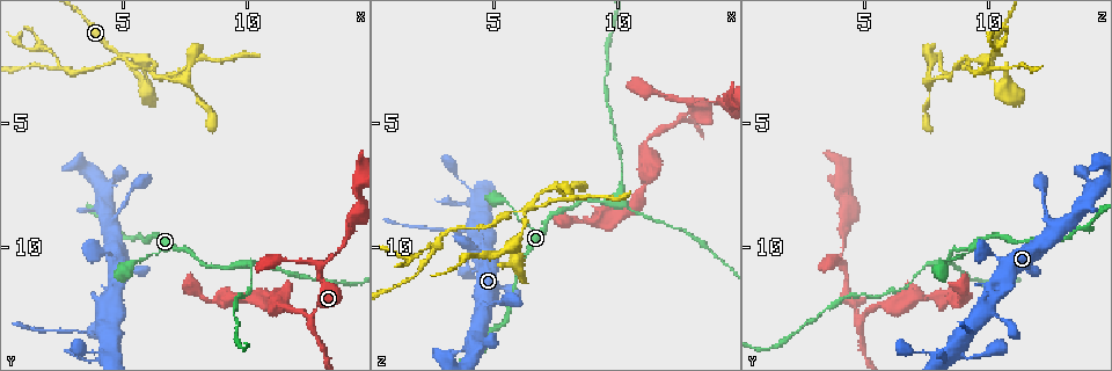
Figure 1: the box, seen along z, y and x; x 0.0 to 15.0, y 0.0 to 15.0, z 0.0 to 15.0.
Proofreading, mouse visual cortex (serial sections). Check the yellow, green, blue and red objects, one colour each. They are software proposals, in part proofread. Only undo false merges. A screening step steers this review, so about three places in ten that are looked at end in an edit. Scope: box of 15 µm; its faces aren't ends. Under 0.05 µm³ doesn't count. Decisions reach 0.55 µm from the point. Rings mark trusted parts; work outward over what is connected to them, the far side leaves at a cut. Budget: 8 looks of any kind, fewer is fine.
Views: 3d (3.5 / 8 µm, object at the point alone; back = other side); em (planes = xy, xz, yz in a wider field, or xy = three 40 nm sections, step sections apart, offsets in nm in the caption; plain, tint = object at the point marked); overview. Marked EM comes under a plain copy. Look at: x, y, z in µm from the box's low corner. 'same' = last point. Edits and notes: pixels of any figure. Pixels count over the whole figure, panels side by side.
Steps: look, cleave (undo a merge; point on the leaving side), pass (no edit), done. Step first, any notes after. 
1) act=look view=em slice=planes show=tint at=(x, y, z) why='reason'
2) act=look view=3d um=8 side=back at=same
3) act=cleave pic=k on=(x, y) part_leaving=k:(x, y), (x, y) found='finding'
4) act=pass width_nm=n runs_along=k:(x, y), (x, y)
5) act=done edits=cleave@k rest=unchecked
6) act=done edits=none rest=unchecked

act=look view=3d um=3.5 at=(12.5, 12.9, 4.8) why='calibre changes'

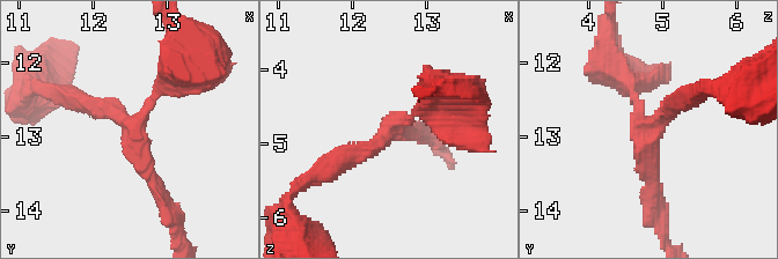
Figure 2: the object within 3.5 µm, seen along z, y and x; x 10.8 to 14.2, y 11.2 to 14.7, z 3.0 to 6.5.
act=look view=em slice=planes show=tint at=(12.50, 12.80, 4.70) arms=3 arm_widths_nm=200,250,300

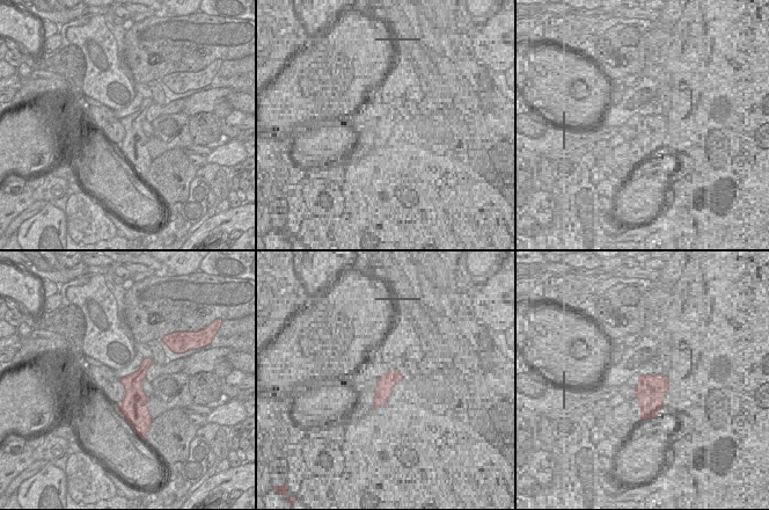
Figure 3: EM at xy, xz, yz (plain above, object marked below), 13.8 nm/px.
act=pass runs_along=2:(439, 98), (339, 163) found='one cell here'

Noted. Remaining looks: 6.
act=look view=3d um=8 at=(4.0, 13.4, 9.3)

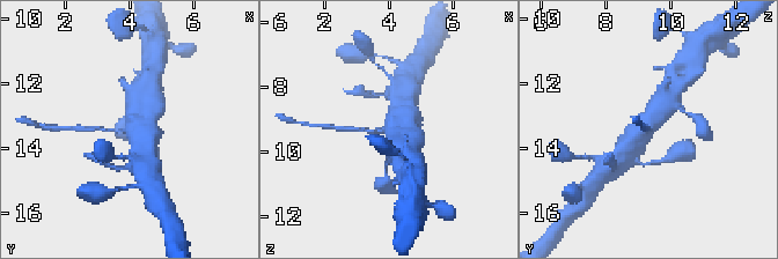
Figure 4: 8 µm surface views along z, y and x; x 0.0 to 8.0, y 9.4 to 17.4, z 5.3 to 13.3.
act=look view=3d um=3.5 at=(4.0, 13.4, 9.2) why='zoom in'

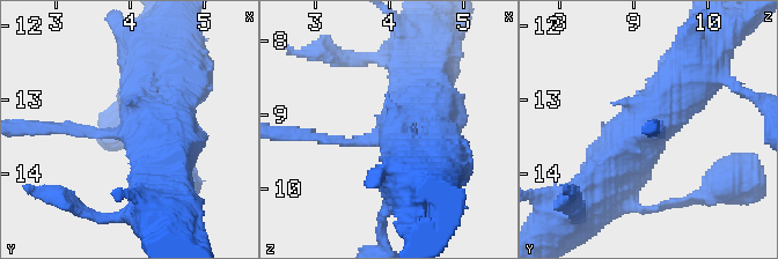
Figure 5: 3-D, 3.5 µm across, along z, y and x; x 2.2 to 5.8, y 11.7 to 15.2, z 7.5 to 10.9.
act=look view=em slice=xy step=5 show=tint at=(3.95, 13.50, 9.30)

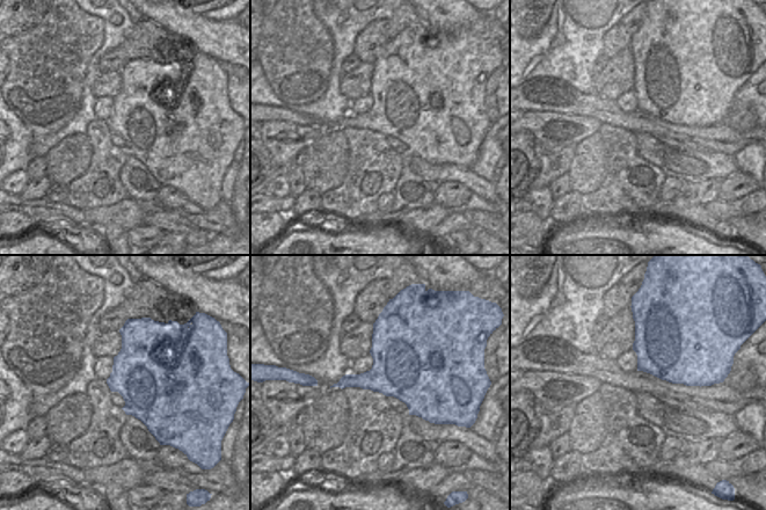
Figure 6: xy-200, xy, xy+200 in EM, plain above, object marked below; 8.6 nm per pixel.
act=pass runs_along=5:(699, 56), (665, 109), (599, 176) found='all the same cell'

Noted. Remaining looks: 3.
act=look view=3d um=3.5 at=(10.1, 10.7, 8.1) why='sudden change in width'

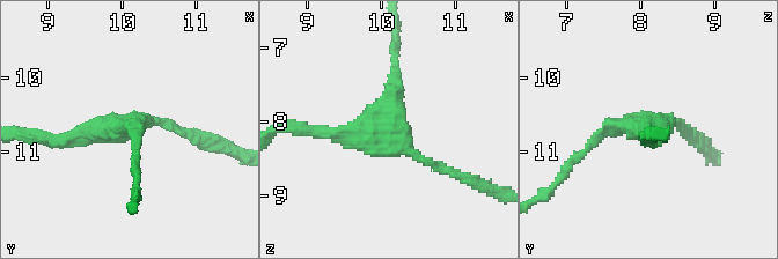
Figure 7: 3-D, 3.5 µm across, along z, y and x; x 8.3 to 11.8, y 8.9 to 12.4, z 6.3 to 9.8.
act=look view=em slice=xy step=5 show=tint at=(10.05, 10.70, 8.10) arms=3 arm_widths_nm=150,200,200

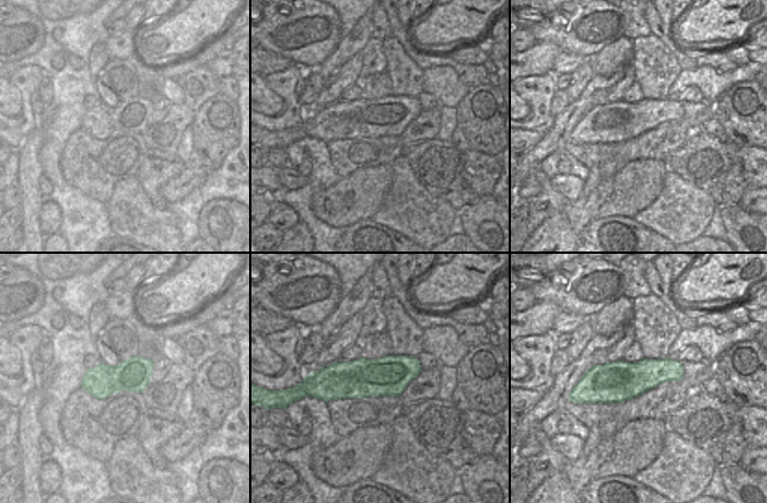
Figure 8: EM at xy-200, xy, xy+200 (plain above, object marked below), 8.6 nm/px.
act=look view=em slice=xy step=3 show=tint at=same why='cut it another way'

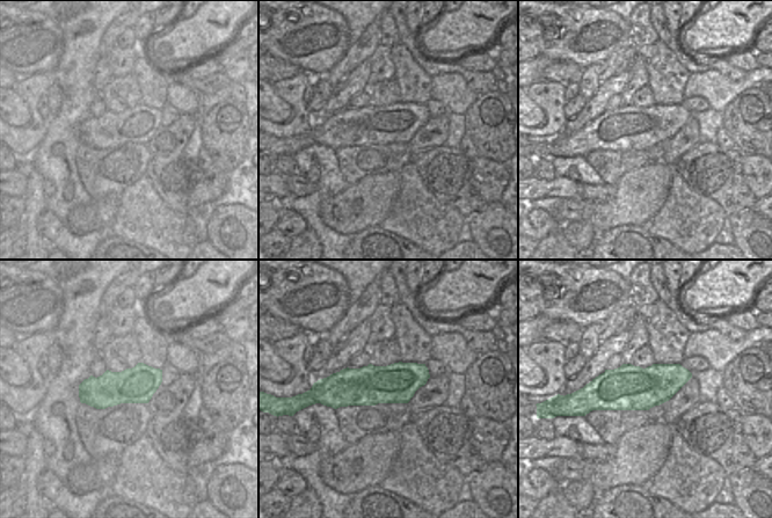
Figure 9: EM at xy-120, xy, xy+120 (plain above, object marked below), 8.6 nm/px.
act=pass runs_along=7:(307, 132), (382, 135), (396, 67) found='continuous, no second cell'

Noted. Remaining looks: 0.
act=done edits=none rest=unchecked

